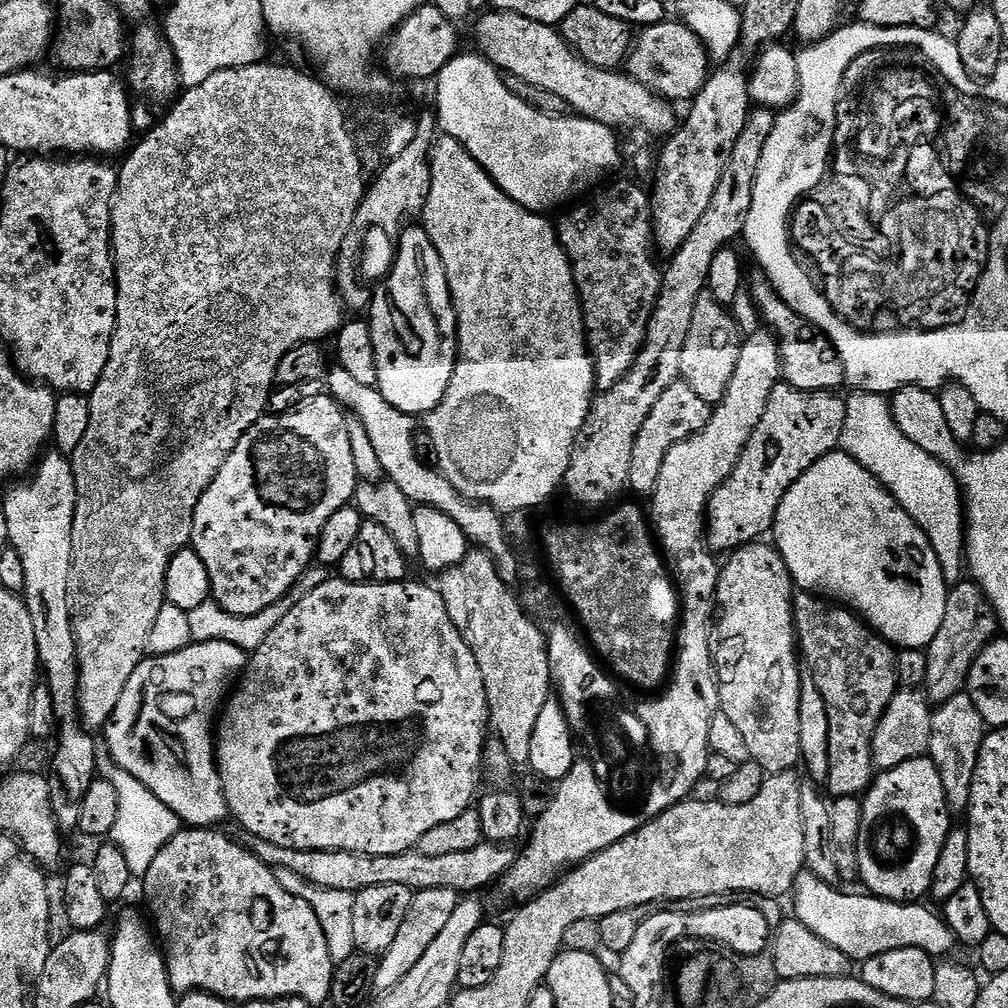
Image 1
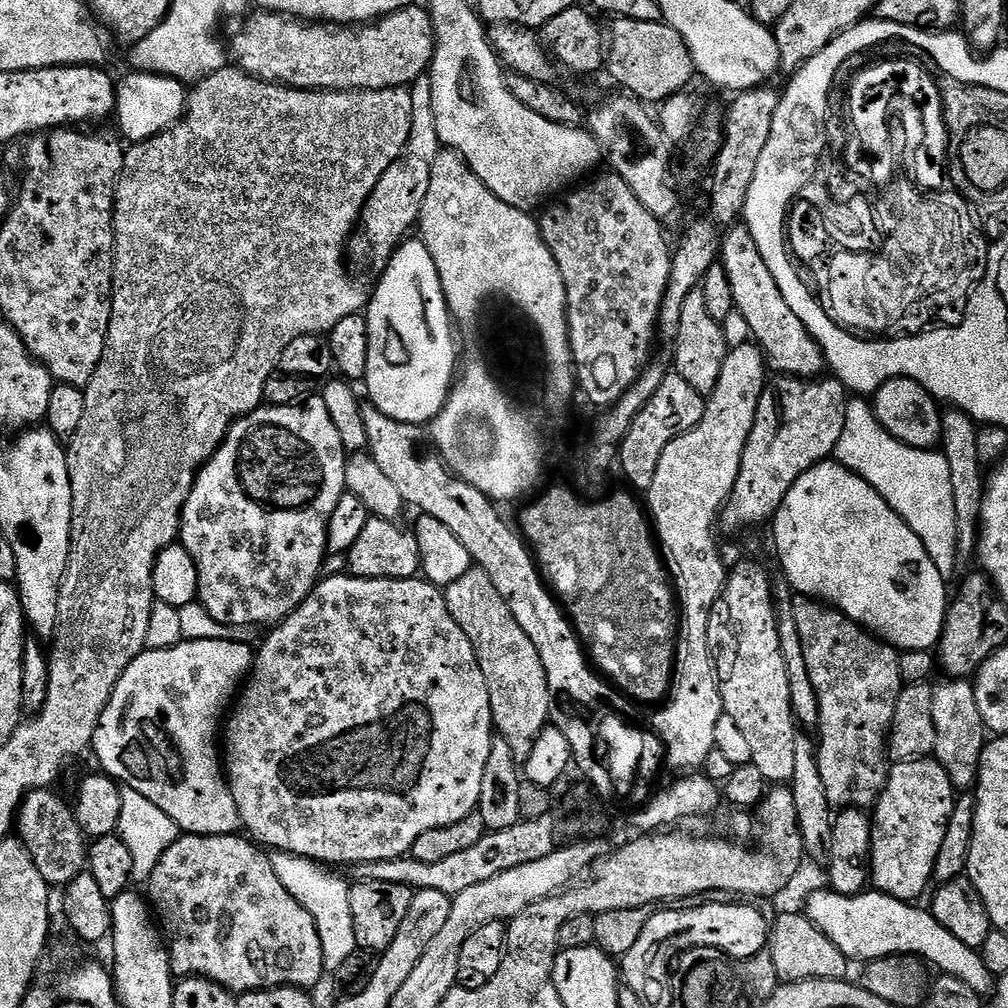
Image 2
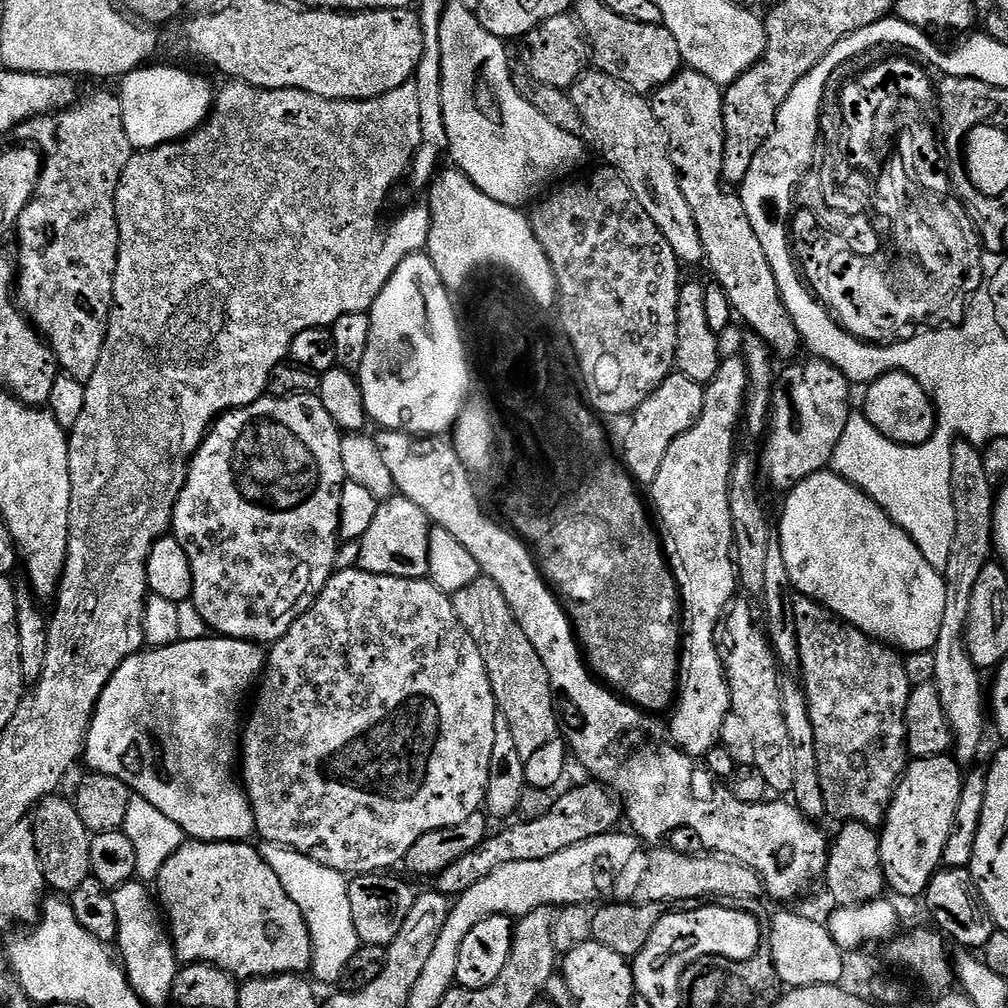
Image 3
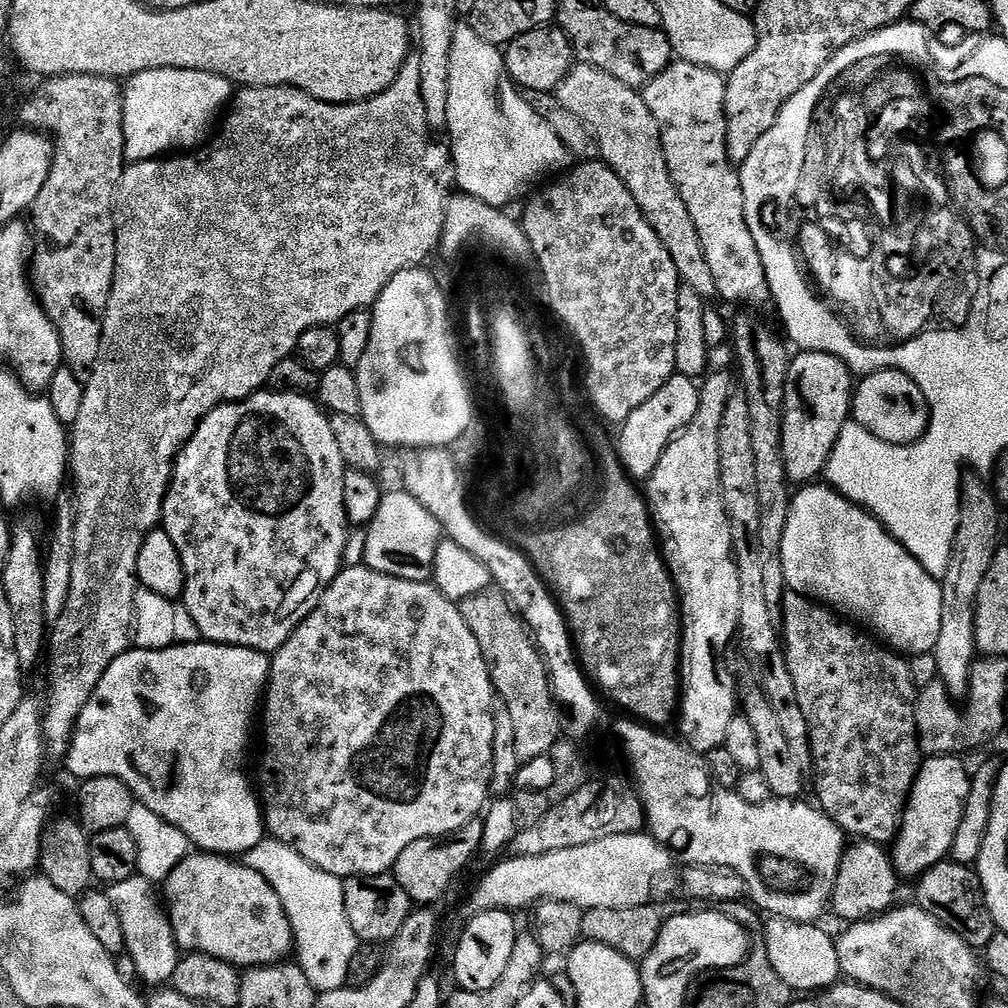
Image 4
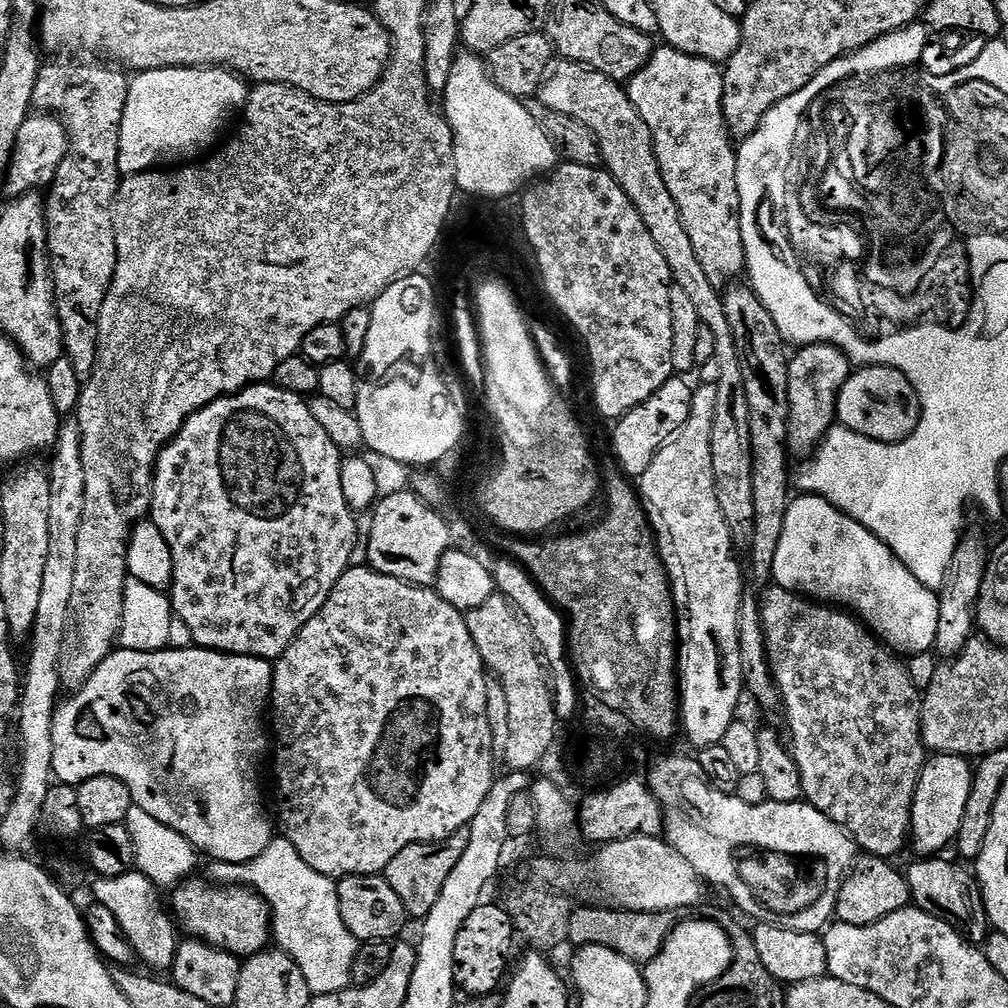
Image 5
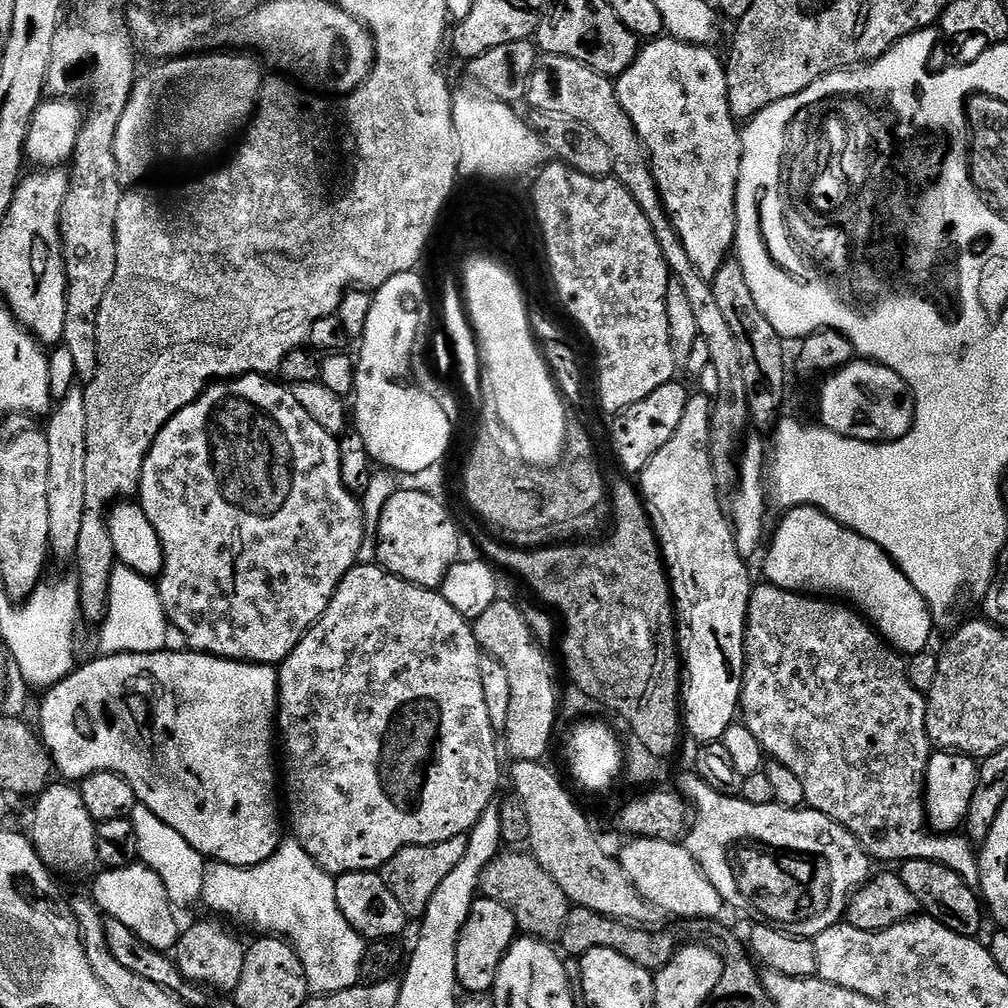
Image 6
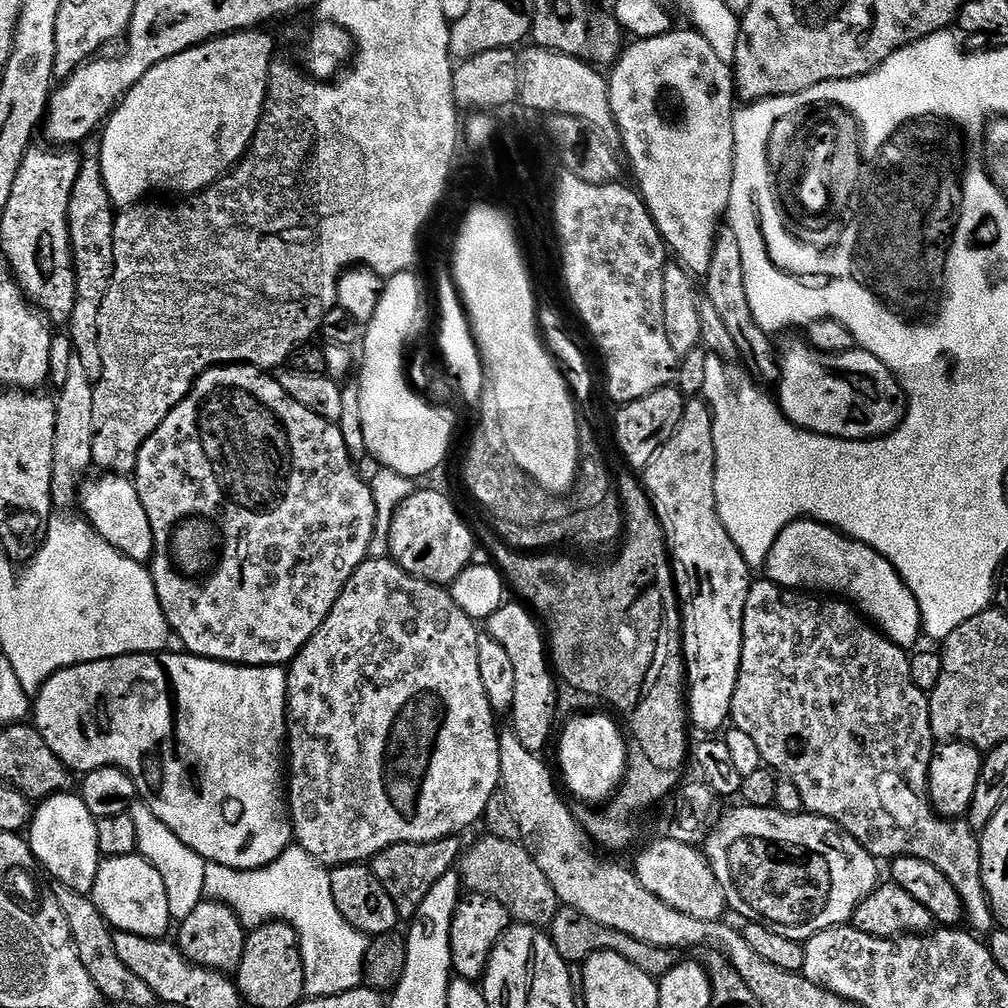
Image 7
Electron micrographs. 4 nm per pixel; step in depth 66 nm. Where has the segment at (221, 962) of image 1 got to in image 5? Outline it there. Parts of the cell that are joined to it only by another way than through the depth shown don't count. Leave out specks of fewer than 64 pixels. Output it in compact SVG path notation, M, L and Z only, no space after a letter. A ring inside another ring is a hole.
M189 878L171 893L170 908L174 920L189 937L205 940L230 954L247 958L265 951L273 939L272 909L258 892L217 890L207 879ZM208 884L209 885L208 885ZM212 888L213 889L212 889ZM220 891L220 892L215 892ZM176 911L176 912L175 912ZM184 927L184 928L183 928ZM269 940L269 944L268 944Z

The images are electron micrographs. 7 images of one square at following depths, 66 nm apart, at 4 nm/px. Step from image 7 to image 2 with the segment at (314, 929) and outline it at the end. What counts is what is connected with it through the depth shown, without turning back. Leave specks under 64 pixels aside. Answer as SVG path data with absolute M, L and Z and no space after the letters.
M273 851L270 856L274 866L274 874L278 874L278 882L286 886L286 890L314 918L314 926L318 926L318 938L322 938L322 958L325 969L336 973L338 966L350 958L350 954L358 951L354 938L354 918L350 914L349 881L335 876L335 871L321 866L315 860L307 860L305 856L294 856L291 852Z

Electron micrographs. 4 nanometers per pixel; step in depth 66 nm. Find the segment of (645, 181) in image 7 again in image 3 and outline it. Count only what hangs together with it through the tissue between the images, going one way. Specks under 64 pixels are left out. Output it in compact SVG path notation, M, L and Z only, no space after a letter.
M682 70L669 84L656 89L650 103L658 122L662 122L662 130L666 130L670 158L674 162L674 170L680 179L682 195L694 214L694 222L698 222L698 234L702 238L706 268L712 271L711 279L726 290L726 298L730 298L730 306L737 317L748 323L747 327L764 339L770 346L773 357L792 362L802 352L802 341L786 306L782 302L782 294L778 290L778 282L774 278L774 270L770 270L770 262L766 258L766 250L762 250L762 242L758 242L758 234L754 234L754 226L750 226L750 218L744 209L739 195L729 190L722 175L722 154L724 153L724 93L721 85L715 84L701 72Z

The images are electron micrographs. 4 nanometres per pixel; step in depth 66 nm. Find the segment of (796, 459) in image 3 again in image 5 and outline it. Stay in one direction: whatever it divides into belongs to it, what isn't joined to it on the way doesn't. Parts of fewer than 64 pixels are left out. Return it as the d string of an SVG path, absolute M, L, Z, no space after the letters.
M805 344L788 362L788 446L800 458L815 453L824 437L833 431L836 423L836 403L842 386L852 375L854 368L847 354L833 344Z

